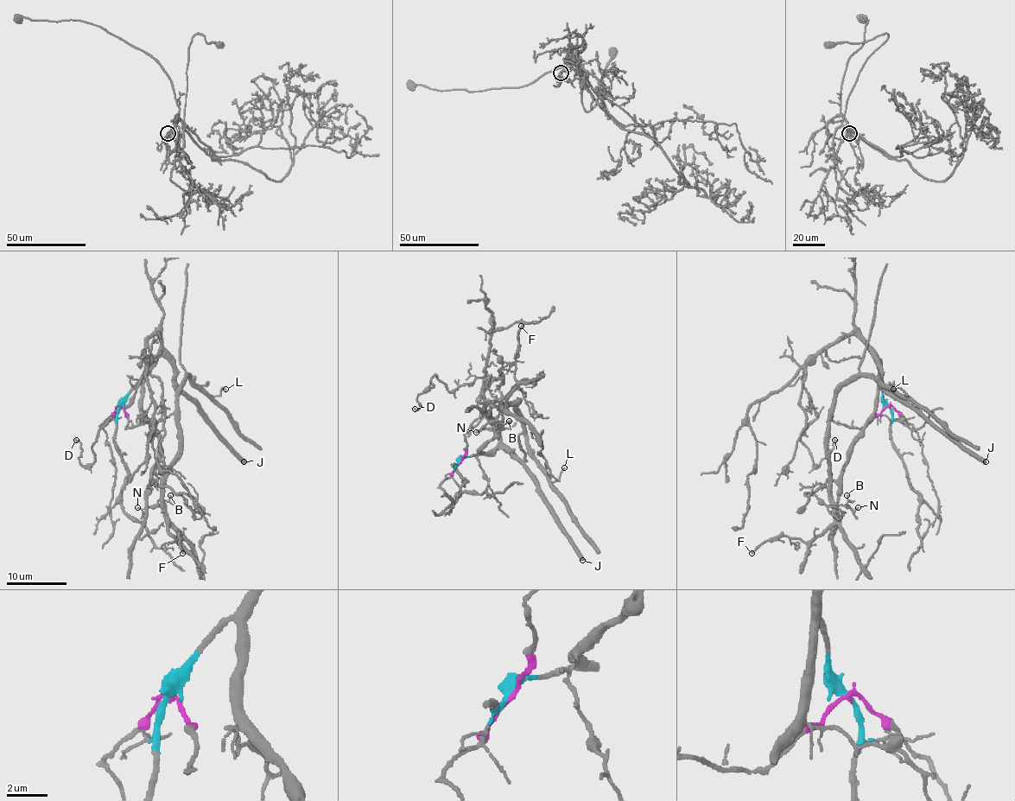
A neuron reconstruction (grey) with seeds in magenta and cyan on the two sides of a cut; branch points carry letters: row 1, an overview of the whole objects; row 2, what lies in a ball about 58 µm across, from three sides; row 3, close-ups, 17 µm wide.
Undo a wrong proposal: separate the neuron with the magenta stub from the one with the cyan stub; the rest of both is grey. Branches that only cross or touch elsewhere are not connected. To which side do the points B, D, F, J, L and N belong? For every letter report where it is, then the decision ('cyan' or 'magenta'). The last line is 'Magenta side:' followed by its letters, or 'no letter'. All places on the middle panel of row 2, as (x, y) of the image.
B: place (509, 421); magenta
D: place (415, 409); cyan
F: place (521, 326); magenta
J: place (582, 560); cyan
L: place (564, 467); magenta
N: place (476, 432); magenta
Magenta side: B, F, L, N

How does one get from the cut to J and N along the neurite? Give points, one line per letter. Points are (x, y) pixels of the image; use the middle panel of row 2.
J: (459, 462), (466, 456), (492, 454), (498, 449), (503, 449), (523, 467), (582, 560)
N: (459, 462), (466, 431), (485, 405), (517, 403), (503, 403), (498, 416), (476, 432)

